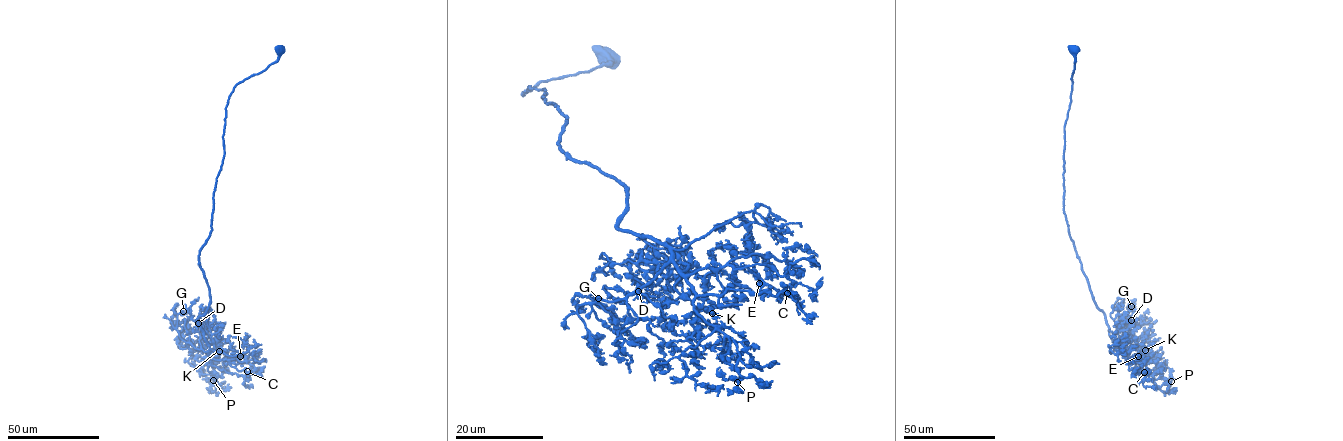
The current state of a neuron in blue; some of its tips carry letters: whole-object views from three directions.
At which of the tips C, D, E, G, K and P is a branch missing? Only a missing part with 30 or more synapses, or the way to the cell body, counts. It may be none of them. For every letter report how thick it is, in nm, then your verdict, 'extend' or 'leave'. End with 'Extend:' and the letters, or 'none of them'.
C: 170 nm thick; leave
D: 150 nm thick; leave
E: 200 nm thick; leave
G: 120 nm thick; leave
K: 160 nm thick; leave
P: 110 nm thick; leave
Extend: none of them

